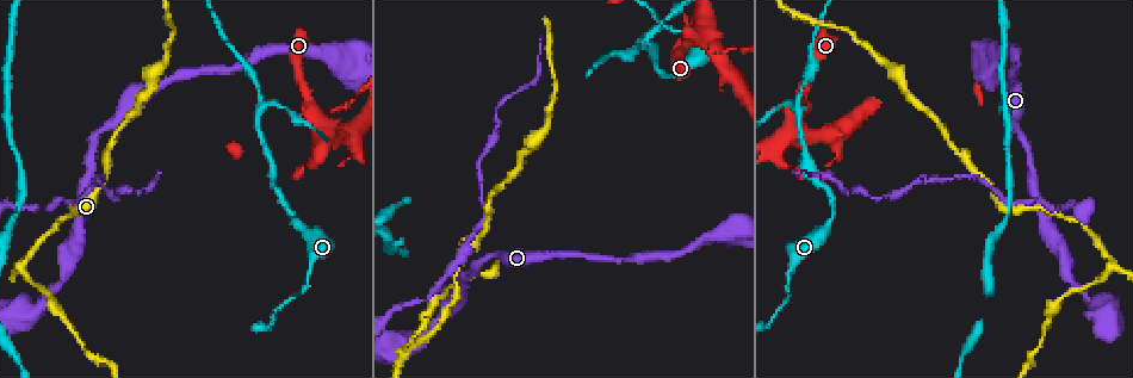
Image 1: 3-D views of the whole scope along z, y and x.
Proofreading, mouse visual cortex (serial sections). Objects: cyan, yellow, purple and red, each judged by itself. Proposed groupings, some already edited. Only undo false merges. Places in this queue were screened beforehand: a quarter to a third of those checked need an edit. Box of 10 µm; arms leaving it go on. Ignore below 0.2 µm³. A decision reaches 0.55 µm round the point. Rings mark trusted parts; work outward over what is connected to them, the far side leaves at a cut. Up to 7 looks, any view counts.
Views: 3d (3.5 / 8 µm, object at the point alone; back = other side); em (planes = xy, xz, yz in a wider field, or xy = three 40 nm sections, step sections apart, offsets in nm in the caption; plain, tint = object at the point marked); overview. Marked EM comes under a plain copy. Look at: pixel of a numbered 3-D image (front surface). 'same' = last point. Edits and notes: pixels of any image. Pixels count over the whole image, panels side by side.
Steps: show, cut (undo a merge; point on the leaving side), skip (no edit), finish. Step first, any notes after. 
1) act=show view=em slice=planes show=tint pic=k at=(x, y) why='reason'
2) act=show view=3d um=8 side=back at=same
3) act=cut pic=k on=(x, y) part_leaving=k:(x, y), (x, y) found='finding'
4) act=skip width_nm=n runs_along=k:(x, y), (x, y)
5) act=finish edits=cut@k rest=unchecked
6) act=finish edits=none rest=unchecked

act=show view=3d um=3.5 pic=1 at=(460, 281) why='three arms meet'

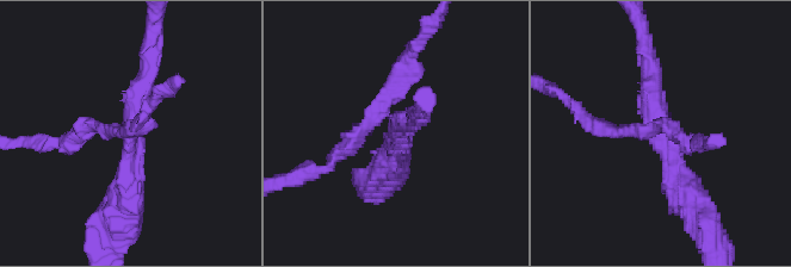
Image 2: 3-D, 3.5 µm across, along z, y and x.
act=show view=em slice=xy step=5 show=tint pic=2 at=(395, 129) why='need the tissue'

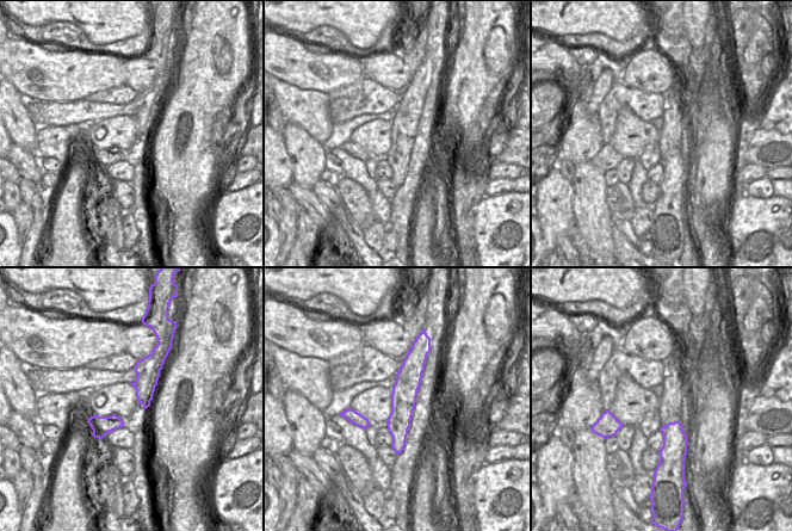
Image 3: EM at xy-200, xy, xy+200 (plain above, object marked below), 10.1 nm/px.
act=cut pic=2 on=(348, 138) part_leaving=2:(387, 112), (383, 100), (424, 32) found='a second cell is stuck on'

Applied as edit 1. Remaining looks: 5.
act=show view=overview

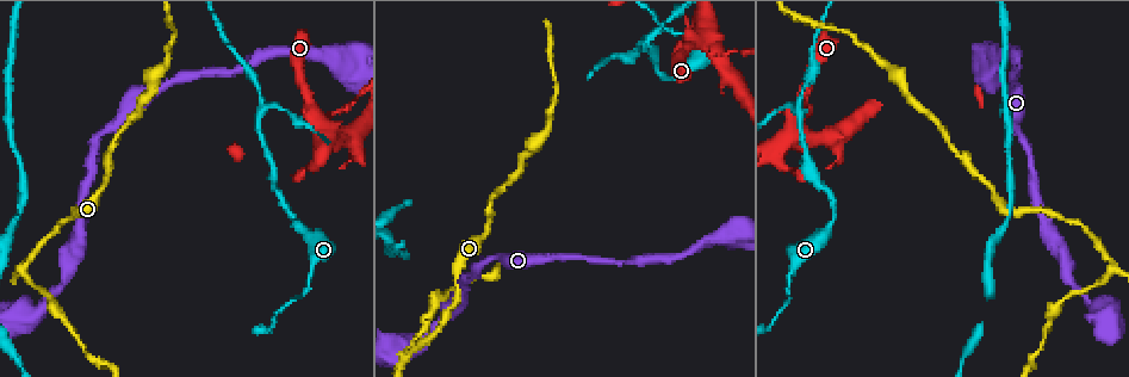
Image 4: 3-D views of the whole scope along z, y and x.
act=show view=3d um=3.5 pic=4 at=(406, 357) why='sharp bend'

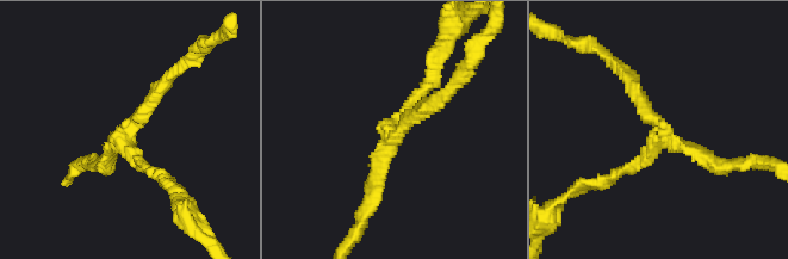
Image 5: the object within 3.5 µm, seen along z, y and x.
act=cut pic=5 on=(628, 167) part_leaving=5:(659, 139), (638, 165), (575, 190) found='two cells meet here'

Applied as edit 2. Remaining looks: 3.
act=show view=overview

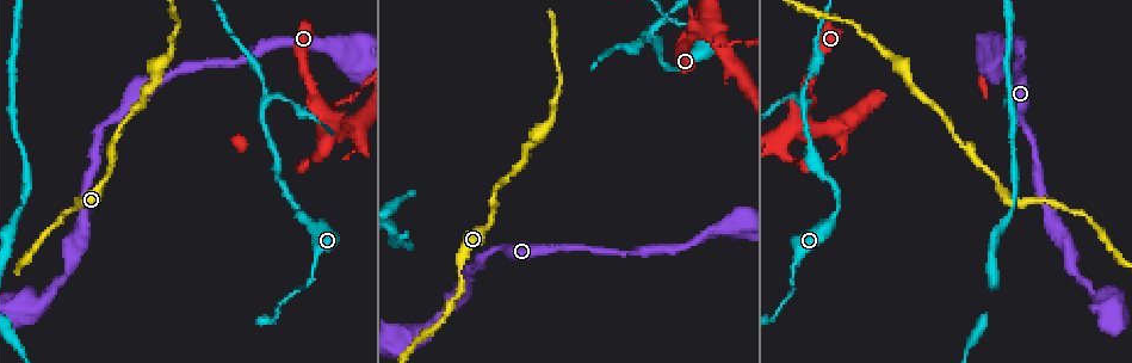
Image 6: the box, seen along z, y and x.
act=show view=3d um=8 side=back pic=6 at=(289, 203) why='narrows sharply'

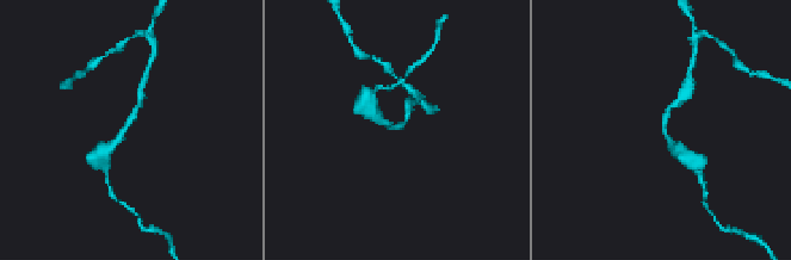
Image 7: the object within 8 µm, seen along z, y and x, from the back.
act=show view=3d um=3.5 side=back at=same

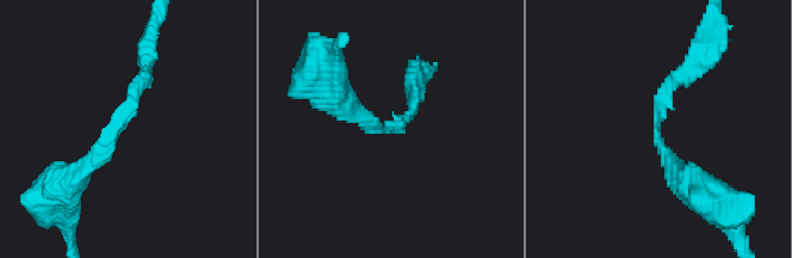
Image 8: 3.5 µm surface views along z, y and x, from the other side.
act=skip runs_along=8:(66, 180), (125, 122), (147, 71) found='all the same cell'

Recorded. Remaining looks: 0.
act=finish edits=cut@2,cut@5 rest=unchecked

